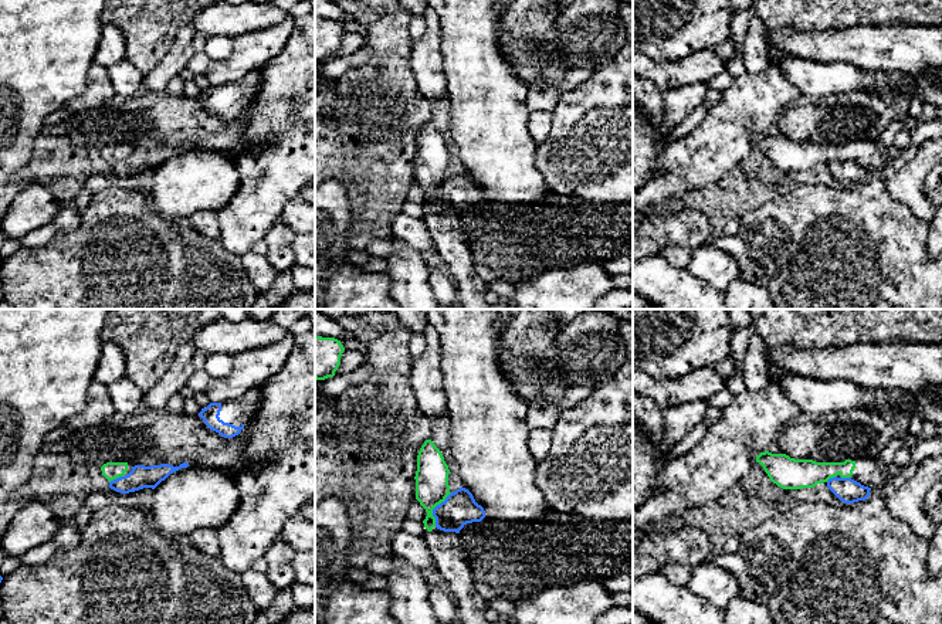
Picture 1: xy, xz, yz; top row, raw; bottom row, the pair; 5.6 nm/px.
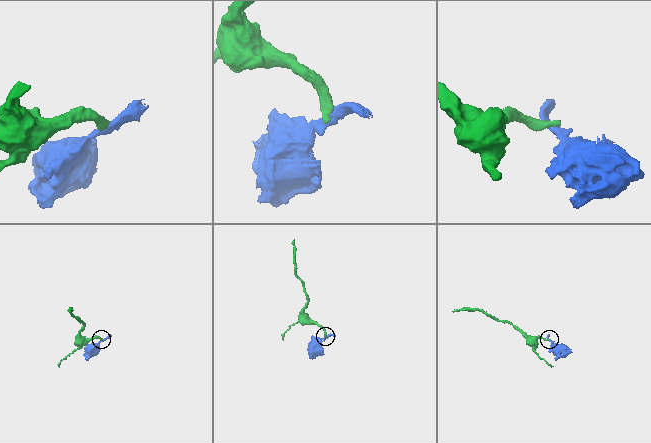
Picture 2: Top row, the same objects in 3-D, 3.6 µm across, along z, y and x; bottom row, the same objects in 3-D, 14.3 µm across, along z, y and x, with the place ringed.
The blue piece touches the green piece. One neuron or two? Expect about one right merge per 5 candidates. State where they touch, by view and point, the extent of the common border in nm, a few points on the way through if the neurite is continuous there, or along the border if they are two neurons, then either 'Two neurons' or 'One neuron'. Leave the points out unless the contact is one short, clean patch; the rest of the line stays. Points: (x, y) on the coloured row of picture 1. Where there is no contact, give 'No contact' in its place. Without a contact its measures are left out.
Touches blue at xz (434, 508). Shared border 220 nm. Boundary: xz (451, 492), (433, 509), (434, 525). Two neurons

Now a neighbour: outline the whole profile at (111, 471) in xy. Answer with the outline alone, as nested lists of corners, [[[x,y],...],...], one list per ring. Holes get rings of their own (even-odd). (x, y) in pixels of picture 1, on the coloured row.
[[[106,462],[101,467],[102,475],[111,482],[119,477],[125,477],[132,471],[128,462]]]

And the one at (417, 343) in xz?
[[[413,333],[409,340],[409,350],[413,357],[420,356],[426,350],[426,339],[420,333]]]

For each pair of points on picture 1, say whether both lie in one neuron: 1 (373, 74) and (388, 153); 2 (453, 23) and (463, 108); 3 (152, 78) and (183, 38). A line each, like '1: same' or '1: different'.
1: same
2: same
3: same

